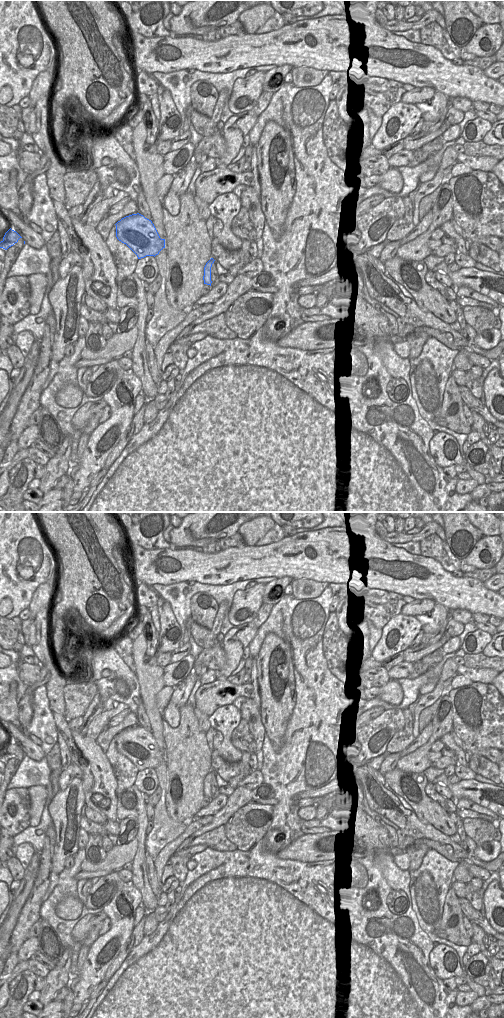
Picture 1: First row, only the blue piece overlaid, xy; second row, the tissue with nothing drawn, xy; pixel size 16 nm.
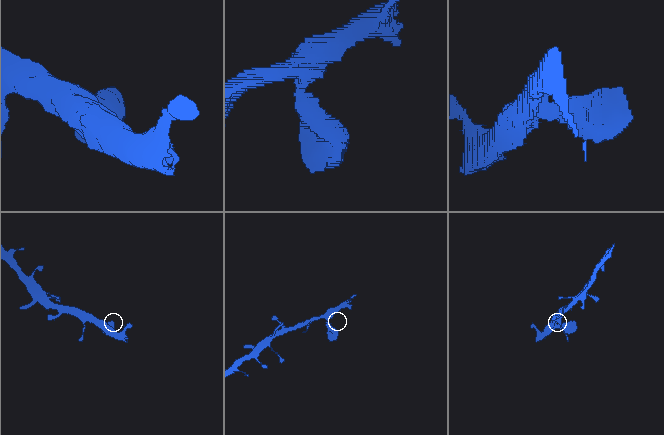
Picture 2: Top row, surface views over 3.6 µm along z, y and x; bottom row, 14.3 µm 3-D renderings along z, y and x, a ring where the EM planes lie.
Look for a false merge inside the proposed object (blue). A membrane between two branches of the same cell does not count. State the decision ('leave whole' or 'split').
leave whole

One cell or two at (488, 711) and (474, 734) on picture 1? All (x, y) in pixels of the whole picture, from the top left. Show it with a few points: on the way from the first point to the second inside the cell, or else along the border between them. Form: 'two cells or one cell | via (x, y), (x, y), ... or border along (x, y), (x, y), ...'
one cell | via (483, 717), (482, 725), (479, 728)

